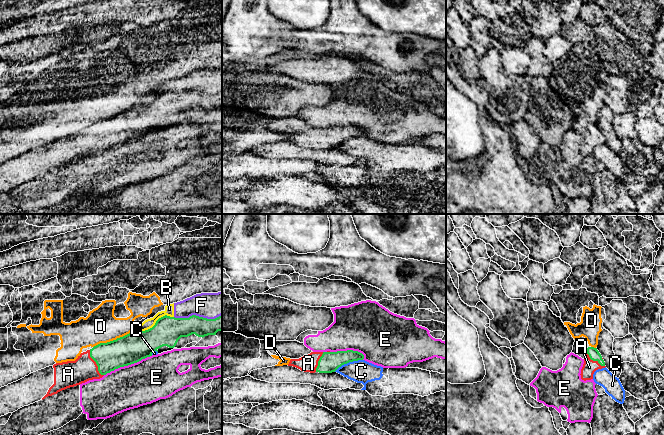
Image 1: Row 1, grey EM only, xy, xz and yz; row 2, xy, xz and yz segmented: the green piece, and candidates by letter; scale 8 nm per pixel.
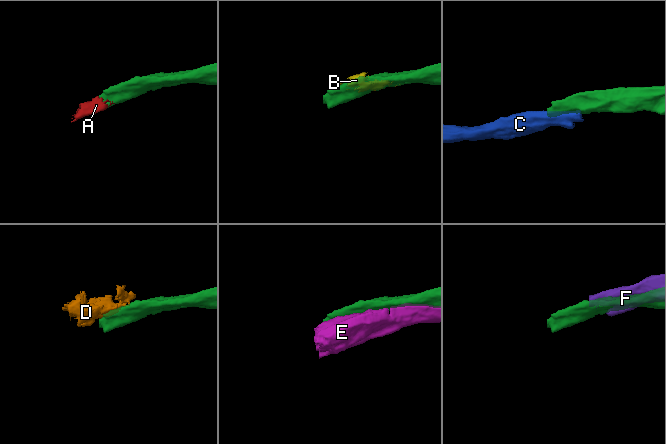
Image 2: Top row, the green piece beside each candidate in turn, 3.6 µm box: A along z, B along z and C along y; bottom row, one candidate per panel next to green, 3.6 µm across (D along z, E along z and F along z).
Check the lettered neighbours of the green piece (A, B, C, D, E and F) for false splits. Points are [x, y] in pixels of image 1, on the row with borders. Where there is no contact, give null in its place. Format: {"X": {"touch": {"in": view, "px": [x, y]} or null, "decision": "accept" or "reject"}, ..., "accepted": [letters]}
{"A": {"touch": {"in": "xy", "px": [96, 363]}, "decision": "accept"}, "B": {"touch": {"in": "xy", "px": [156, 322]}, "decision": "reject"}, "C": {"touch": {"in": "xz", "px": [348, 362]}, "decision": "reject"}, "D": {"touch": {"in": "xy", "px": [113, 340]}, "decision": "reject"}, "E": {"touch": {"in": "xy", "px": [128, 364]}, "decision": "reject"}, "F": {"touch": {"in": "xy", "px": [197, 316]}, "decision": "reject"}, "accepted": ["A"]}

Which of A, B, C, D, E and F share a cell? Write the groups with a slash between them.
A / B F / C / D / E

